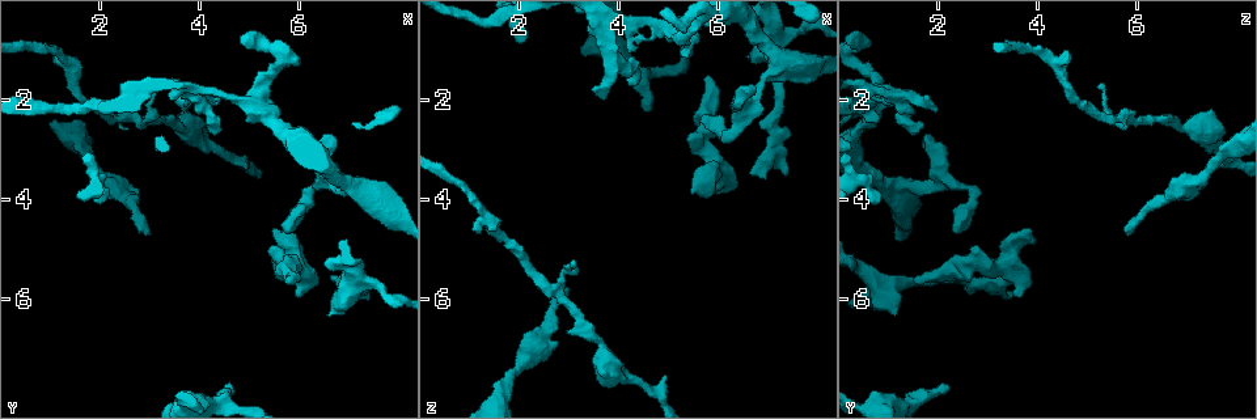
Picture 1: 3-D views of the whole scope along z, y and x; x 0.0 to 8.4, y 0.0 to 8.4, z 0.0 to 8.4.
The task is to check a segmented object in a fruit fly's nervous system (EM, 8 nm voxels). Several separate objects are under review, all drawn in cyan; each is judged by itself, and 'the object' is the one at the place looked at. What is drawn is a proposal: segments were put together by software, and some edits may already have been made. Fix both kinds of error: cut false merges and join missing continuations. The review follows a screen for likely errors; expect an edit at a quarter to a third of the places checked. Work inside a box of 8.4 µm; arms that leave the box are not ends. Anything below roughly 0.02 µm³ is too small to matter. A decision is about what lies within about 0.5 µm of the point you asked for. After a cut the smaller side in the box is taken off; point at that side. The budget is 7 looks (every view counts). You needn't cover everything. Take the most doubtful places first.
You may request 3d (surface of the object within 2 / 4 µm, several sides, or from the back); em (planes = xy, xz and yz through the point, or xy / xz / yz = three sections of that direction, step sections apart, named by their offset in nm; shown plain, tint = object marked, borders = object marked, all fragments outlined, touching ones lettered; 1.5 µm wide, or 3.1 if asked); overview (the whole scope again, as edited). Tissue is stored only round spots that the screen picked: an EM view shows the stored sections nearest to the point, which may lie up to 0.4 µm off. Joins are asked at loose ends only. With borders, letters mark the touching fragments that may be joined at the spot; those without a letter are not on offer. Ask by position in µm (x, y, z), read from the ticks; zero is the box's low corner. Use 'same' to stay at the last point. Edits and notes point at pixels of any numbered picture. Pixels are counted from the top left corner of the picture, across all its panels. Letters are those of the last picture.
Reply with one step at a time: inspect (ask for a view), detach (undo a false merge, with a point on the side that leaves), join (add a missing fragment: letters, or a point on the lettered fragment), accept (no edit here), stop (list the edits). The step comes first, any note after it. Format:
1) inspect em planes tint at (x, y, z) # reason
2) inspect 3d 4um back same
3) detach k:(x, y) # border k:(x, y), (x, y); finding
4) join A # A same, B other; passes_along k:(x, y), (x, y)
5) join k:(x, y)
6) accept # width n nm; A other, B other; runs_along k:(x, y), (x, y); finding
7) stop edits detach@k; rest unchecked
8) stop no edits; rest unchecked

inspect 3d 4um at (3.05, 4.75, 5.80)

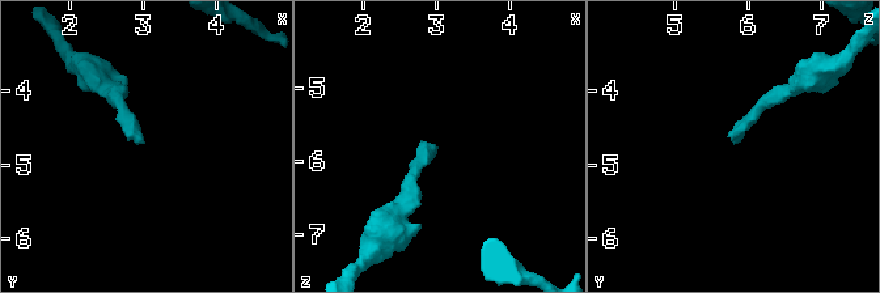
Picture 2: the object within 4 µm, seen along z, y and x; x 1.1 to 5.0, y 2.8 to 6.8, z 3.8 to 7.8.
inspect em planes borders at (3.00, 4.75, 5.85)

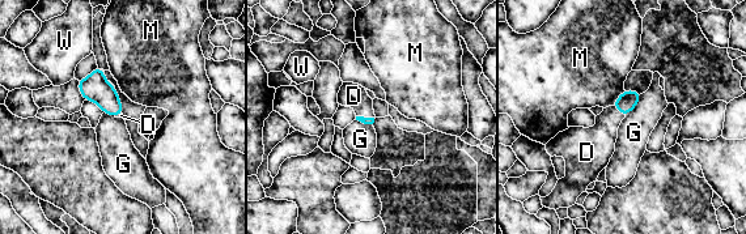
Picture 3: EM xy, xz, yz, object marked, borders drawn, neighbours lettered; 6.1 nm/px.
join 3:(354, 96) # D same, G other, M other, W other; passes_along 3:(367, 120), (365, 118), (354, 96); it goes on there

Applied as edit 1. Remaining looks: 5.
inspect overview # redraw

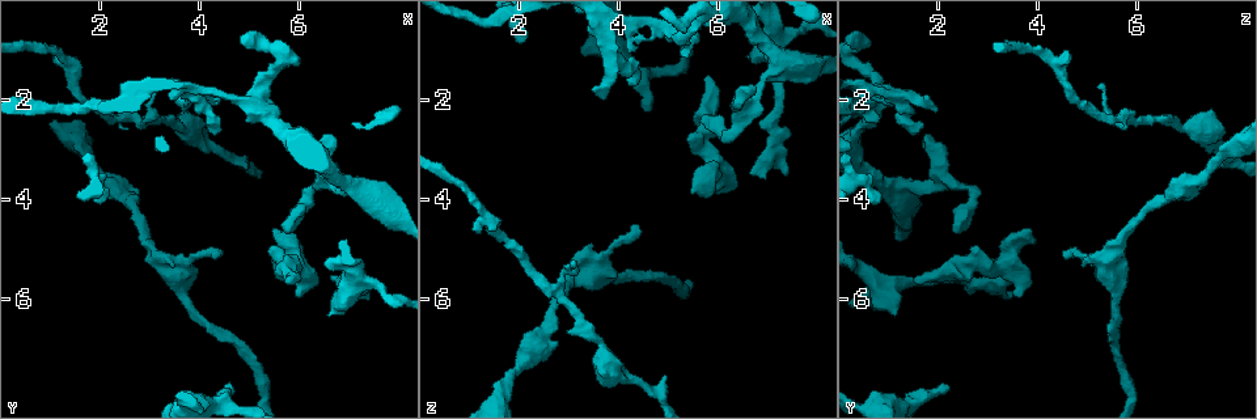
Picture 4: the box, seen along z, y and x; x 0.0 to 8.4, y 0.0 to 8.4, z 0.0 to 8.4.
inspect em xz step 4 borders at (3.70, 2.15, 1.95) # an open end

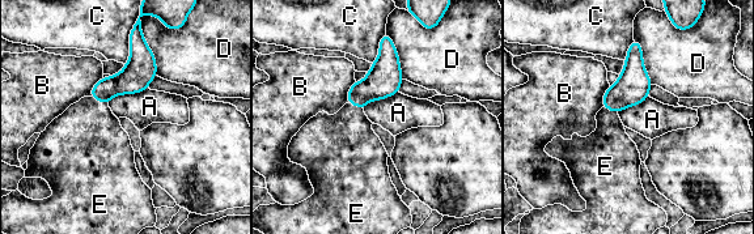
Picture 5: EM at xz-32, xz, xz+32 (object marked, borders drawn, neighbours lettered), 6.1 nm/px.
inspect em planes borders same

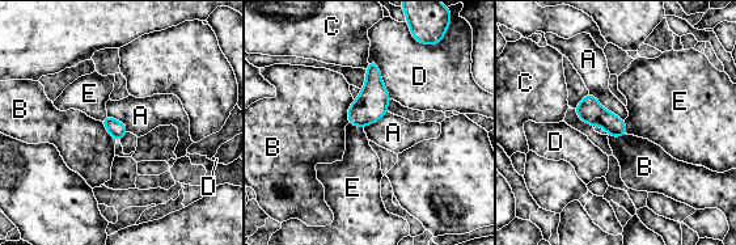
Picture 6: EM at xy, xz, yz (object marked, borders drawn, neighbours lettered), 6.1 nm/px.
join 6:(360, 165) # A other, B other, C other, D other, E same; passes_along 6:(372, 104), (356, 125), (360, 165); the cell continues

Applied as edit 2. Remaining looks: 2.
stop edits join@3, join@6; rest unchecked

